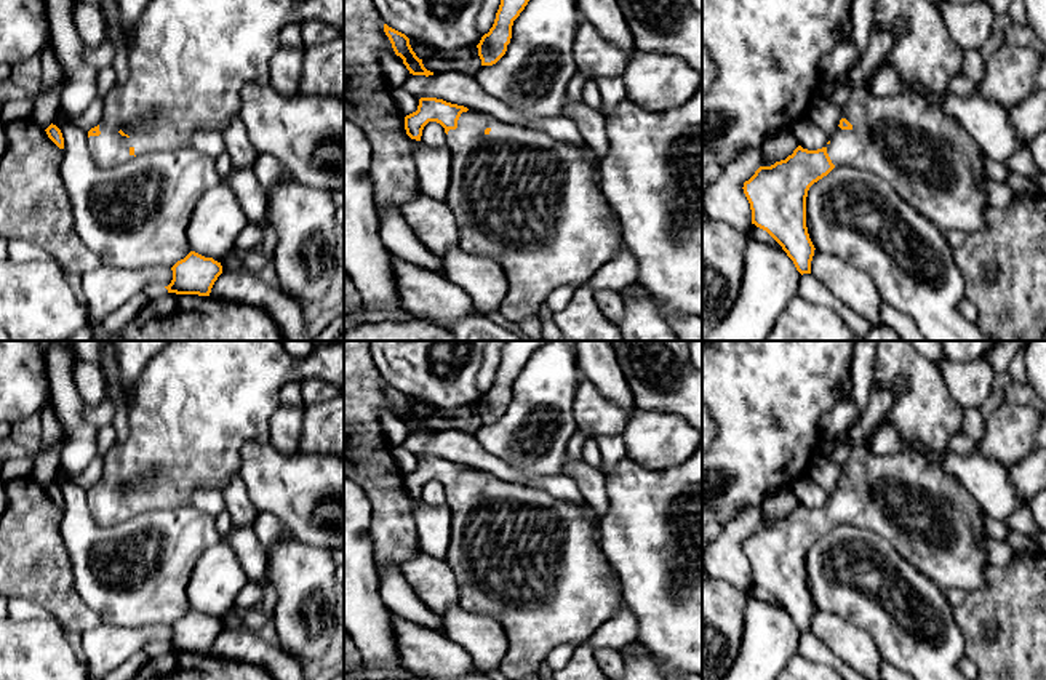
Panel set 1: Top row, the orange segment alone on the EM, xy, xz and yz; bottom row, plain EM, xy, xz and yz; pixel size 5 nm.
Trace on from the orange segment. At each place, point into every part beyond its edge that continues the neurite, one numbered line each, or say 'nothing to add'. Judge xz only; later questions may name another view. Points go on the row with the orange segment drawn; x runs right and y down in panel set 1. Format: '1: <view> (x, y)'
1: xz (520, 197)

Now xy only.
1: xy (189, 60)

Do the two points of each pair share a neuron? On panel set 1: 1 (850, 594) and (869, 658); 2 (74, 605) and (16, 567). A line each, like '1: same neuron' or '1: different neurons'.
1: different neurons
2: same neuron

